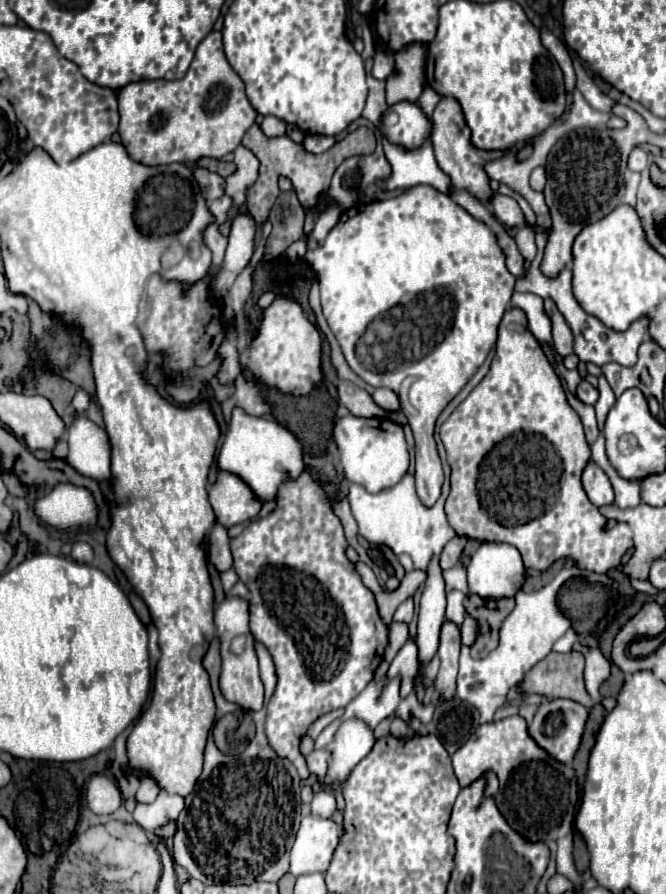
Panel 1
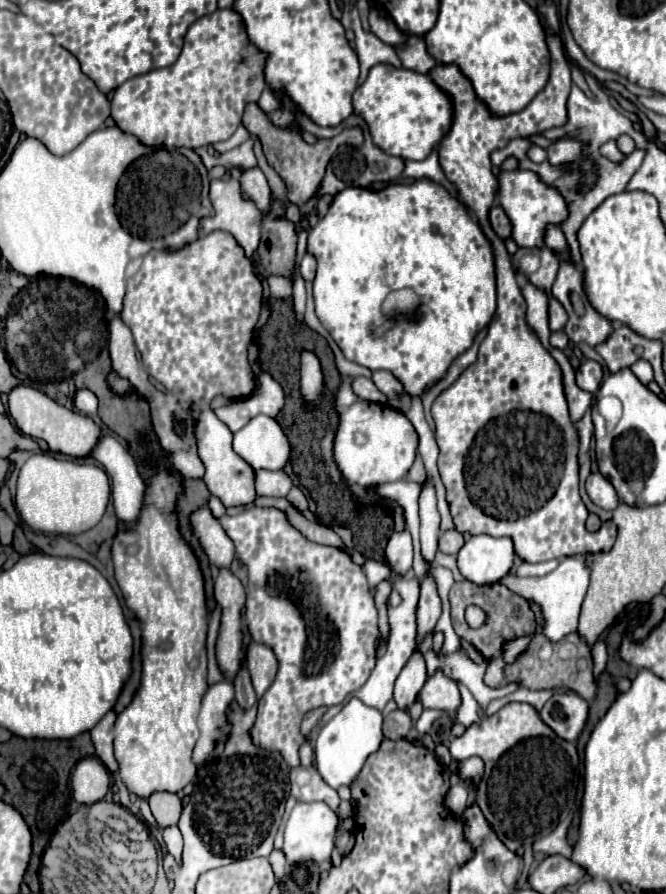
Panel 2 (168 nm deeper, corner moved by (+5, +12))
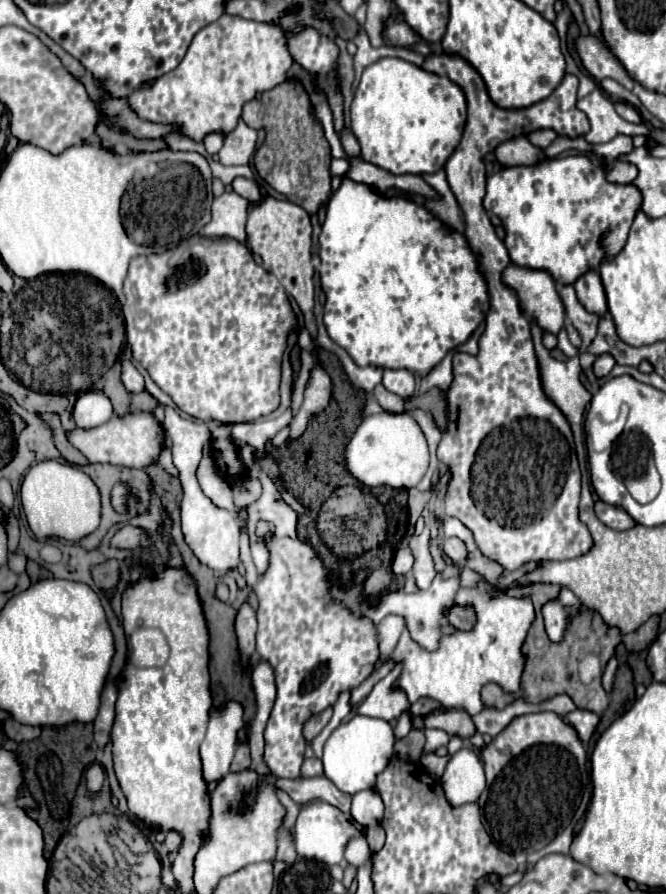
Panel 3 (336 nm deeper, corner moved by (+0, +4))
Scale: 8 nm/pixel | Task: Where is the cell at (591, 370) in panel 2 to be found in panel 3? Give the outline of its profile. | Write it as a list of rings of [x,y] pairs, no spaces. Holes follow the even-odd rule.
[[[601,354],[601,356],[597,356],[593,370],[595,370],[597,376],[607,376],[613,366],[615,366],[615,358],[611,354]]]

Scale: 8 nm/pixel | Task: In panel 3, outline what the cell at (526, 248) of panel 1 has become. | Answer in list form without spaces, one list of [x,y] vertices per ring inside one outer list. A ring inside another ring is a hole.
[[[565,156],[565,158],[545,158],[545,160],[541,160],[533,166],[509,166],[509,168],[499,170],[497,174],[489,176],[483,206],[485,206],[485,210],[489,210],[489,212],[493,212],[501,218],[501,224],[505,228],[505,246],[509,250],[509,256],[511,256],[513,264],[525,266],[525,268],[531,268],[531,270],[545,270],[553,276],[555,282],[567,286],[567,284],[573,284],[577,278],[581,278],[589,270],[597,272],[603,260],[611,260],[613,256],[617,256],[621,252],[621,248],[627,242],[627,232],[631,228],[631,222],[633,222],[635,214],[641,208],[641,192],[633,184],[611,184],[611,182],[607,182],[603,166],[599,162],[593,162],[589,156]]]

